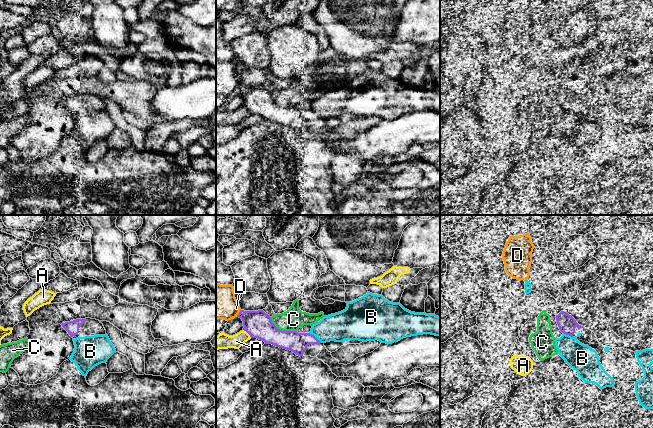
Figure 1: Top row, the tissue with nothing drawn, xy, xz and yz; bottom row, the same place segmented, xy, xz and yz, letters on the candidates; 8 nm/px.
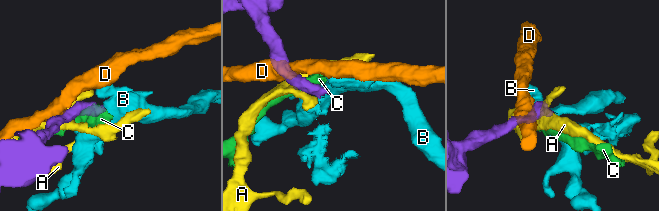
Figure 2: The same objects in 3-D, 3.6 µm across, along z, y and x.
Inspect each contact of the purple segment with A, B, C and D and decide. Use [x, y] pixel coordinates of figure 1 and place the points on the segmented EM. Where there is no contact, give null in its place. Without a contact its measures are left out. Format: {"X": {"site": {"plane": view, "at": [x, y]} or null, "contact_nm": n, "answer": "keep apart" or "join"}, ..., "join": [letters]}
{"A": {"site": {"plane": "xz", "at": [247, 332]}, "contact_nm": 100, "answer": "keep apart"}, "B": {"site": {"plane": "xz", "at": [314, 336]}, "contact_nm": 130, "answer": "join"}, "C": {"site": {"plane": "xz", "at": [281, 330]}, "contact_nm": 240, "answer": "keep apart"}, "D": {"site": {"plane": "xz", "at": [239, 313]}, "contact_nm": 70, "answer": "keep apart"}, "join": ["B"]}

